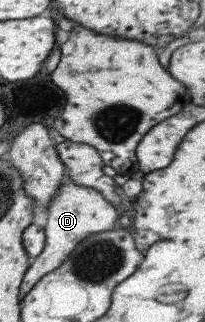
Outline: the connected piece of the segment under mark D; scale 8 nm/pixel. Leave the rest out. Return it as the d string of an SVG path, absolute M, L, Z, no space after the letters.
M65 177L58 187L56 197L46 207L47 219L43 227L45 245L42 252L34 259L30 260L28 269L24 273L24 281L20 285L20 297L28 293L44 275L54 272L72 251L75 251L77 243L94 236L100 231L110 231L117 227L118 213L111 203L108 203L98 191L90 187L80 187L74 185L69 178Z

